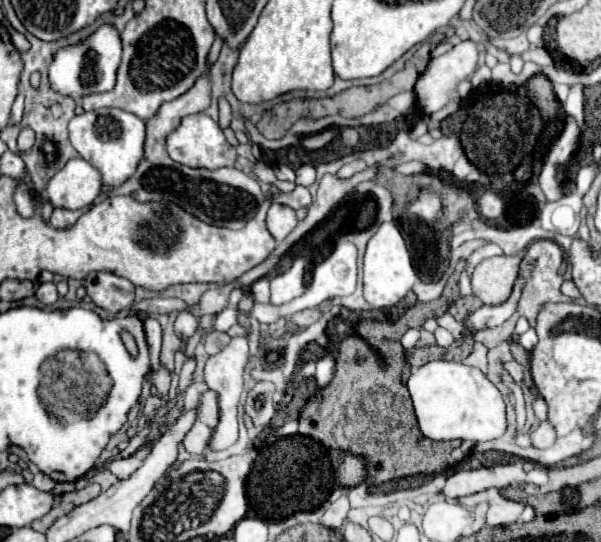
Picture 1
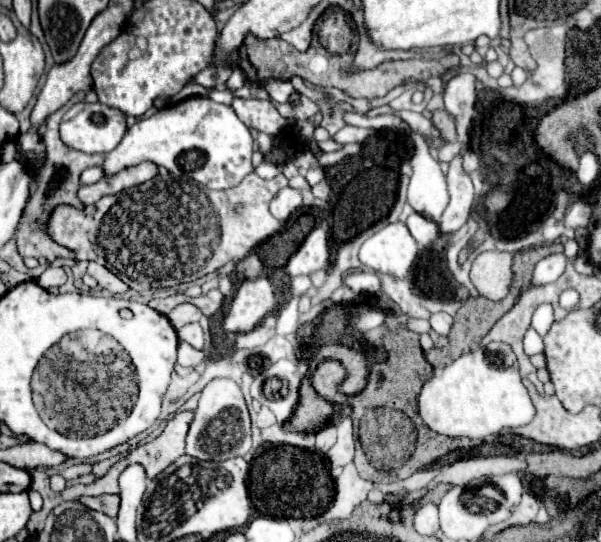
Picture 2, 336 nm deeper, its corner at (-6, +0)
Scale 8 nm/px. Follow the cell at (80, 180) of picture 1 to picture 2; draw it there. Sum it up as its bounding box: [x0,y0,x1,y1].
[102,97,254,191]

